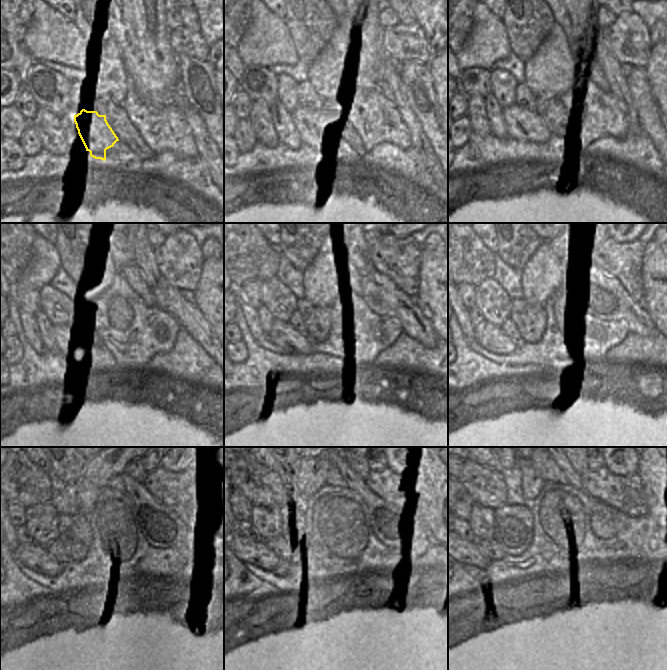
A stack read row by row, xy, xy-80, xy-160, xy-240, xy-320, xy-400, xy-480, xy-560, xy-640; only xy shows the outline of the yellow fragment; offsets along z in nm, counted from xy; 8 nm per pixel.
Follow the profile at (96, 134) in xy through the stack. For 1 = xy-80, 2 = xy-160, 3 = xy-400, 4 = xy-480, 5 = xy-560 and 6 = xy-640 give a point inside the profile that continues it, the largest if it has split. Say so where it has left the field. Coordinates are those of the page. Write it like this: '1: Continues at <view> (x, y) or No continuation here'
1: Continues at xy-80 (308, 120)
2: Continues at xy-160 (523, 123)
3: Continues at xy-400 (491, 337)
4: Continues at xy-480 (36, 557)
5: Continues at xy-560 (248, 549)
6: Continues at xy-640 (468, 552).

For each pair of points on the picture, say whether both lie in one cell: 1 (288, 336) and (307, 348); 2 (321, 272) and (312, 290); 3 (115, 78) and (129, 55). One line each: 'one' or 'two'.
1: one
2: one
3: two

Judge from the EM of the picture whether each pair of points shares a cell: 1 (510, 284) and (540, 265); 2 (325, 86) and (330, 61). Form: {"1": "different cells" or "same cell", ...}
{"1": "different cells", "2": "same cell"}

